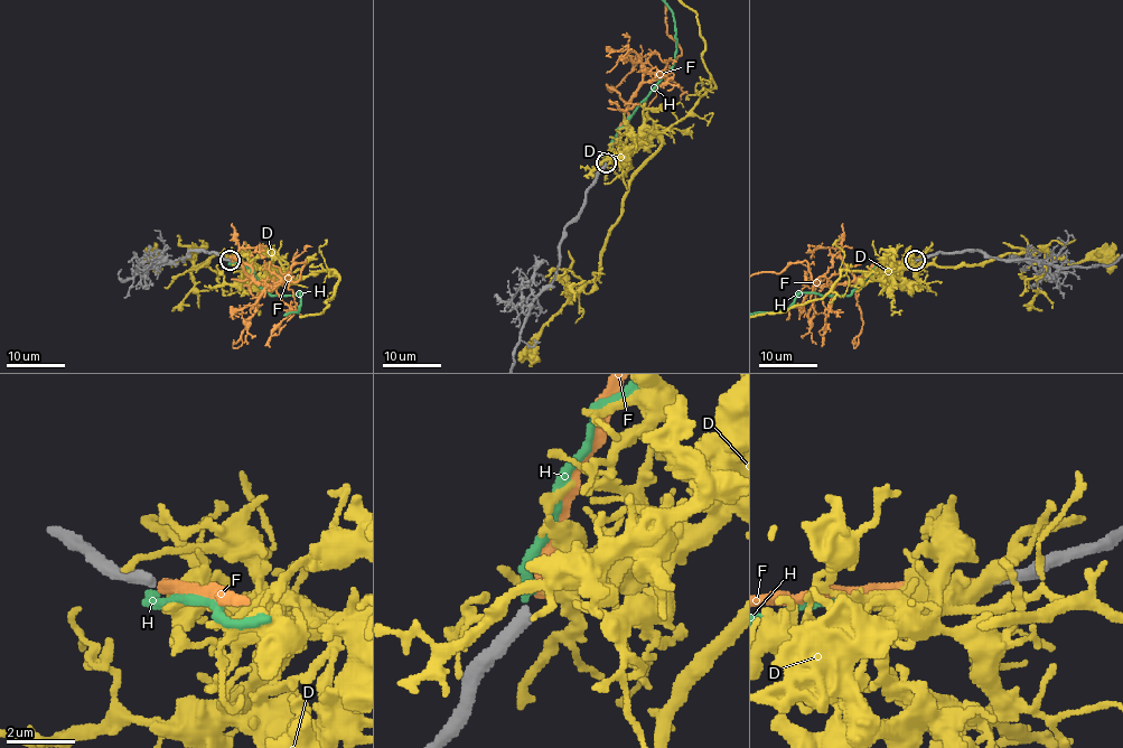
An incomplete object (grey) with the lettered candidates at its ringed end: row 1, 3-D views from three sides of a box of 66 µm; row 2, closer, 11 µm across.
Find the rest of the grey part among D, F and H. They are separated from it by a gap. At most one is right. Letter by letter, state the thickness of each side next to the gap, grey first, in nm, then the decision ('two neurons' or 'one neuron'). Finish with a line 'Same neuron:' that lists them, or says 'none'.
D: calibres 360 and 320 nm; two neurons
F: calibres 360 and 340 nm; one neuron
H: calibres 360 and 280 nm; two neurons
Same neuron: F

